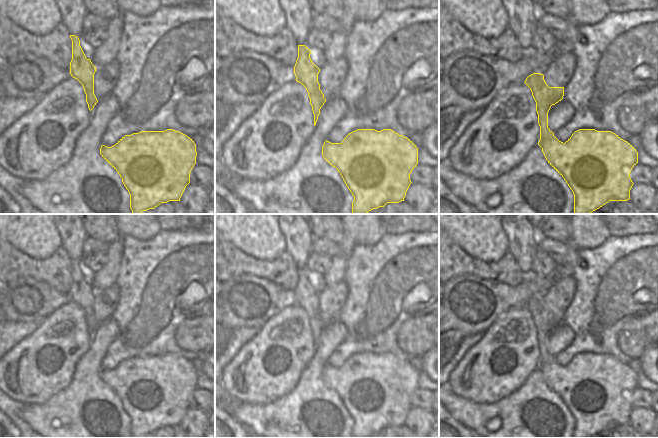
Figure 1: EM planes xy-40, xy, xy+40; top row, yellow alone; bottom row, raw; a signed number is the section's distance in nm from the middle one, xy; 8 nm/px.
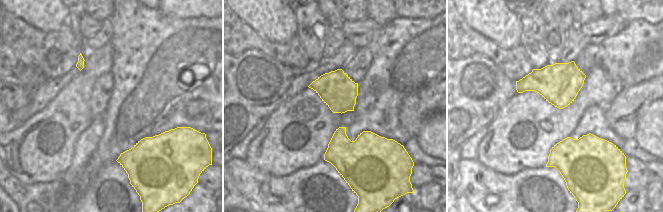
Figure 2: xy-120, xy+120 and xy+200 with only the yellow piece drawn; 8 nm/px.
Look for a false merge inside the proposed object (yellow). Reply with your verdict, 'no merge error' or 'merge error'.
merge error

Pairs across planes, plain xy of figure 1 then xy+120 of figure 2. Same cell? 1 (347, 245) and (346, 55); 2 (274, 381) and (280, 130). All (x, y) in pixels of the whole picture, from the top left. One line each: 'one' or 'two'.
1: two
2: one

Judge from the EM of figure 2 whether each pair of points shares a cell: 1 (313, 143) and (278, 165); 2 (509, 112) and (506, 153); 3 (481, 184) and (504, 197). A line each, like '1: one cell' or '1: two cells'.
1: one cell
2: one cell
3: one cell

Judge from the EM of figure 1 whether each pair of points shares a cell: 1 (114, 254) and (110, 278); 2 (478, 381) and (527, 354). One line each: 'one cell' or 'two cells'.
1: one cell
2: one cell

